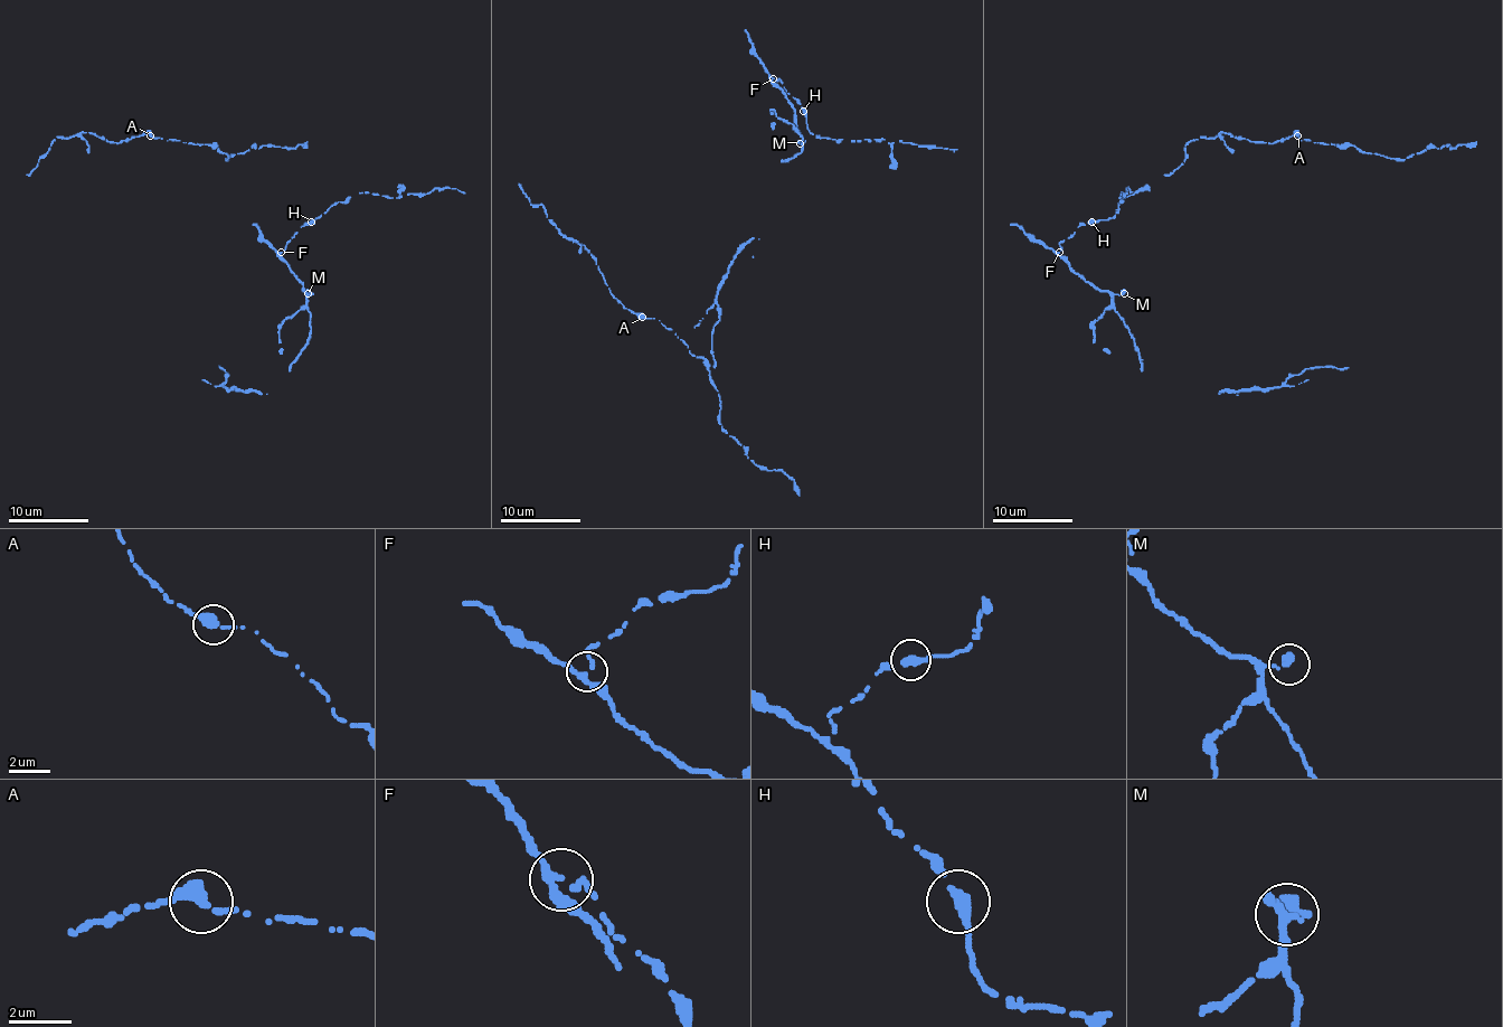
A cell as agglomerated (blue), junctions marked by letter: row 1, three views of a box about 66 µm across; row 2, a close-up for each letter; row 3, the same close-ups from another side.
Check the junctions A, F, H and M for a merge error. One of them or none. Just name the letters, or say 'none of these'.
none of these

